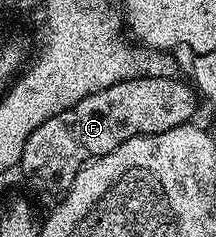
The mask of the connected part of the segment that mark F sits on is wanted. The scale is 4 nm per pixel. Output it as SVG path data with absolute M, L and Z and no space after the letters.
M174 76L123 80L79 100L79 104L67 108L67 112L43 120L43 124L27 136L19 163L19 171L33 189L32 197L37 197L45 208L55 207L67 196L71 184L75 184L77 173L94 158L107 156L107 152L135 136L167 132L167 128L192 123L199 94L188 81L179 79Z

